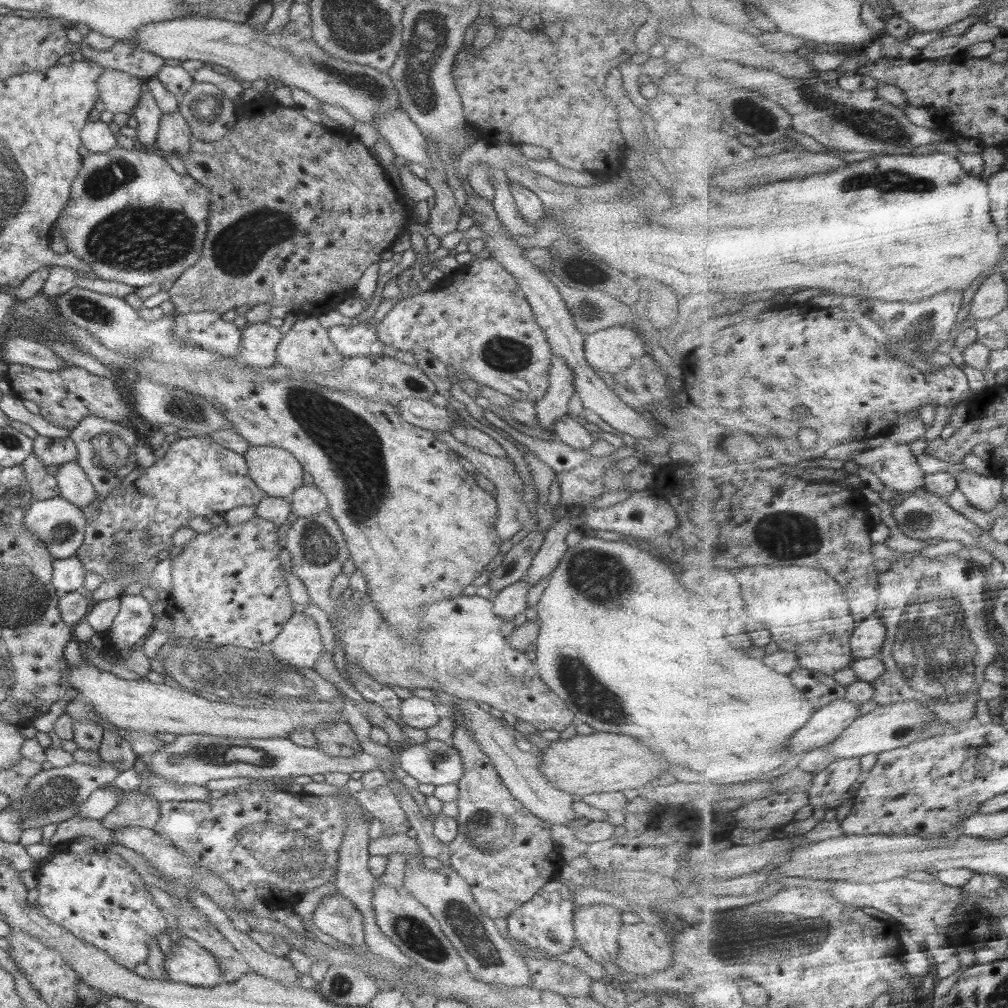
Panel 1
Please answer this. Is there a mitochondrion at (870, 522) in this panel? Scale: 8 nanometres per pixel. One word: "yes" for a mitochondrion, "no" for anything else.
no

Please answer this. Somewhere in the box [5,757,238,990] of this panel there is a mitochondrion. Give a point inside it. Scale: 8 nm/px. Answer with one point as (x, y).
(59, 793)

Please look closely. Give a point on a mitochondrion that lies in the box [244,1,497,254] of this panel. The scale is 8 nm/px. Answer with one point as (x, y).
(425, 37)

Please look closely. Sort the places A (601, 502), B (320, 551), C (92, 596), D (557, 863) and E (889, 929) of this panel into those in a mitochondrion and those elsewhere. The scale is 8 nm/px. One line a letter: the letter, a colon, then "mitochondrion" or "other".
A: other
B: mitochondrion
C: other
D: other
E: other

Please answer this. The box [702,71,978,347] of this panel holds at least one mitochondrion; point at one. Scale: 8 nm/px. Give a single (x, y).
(875, 125)

